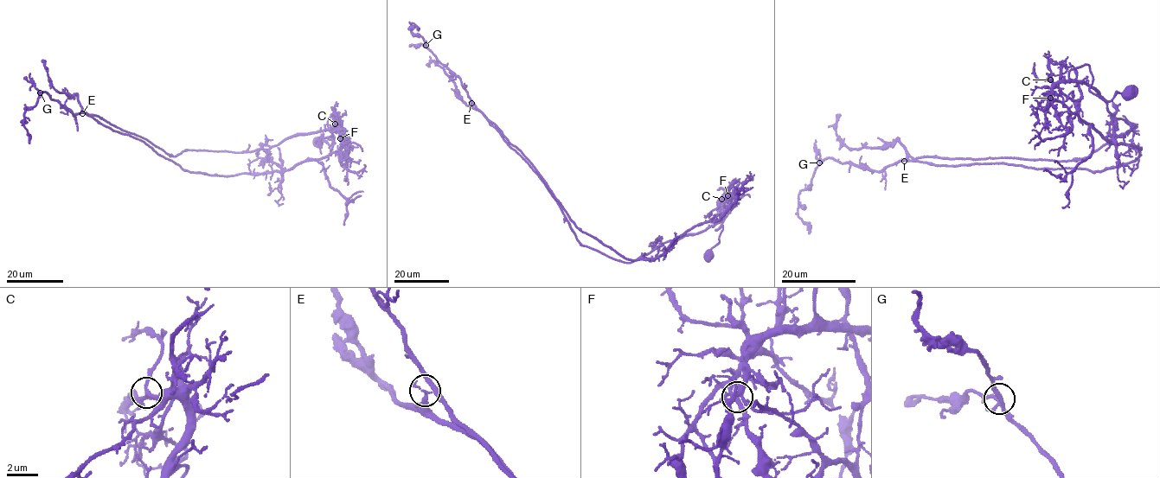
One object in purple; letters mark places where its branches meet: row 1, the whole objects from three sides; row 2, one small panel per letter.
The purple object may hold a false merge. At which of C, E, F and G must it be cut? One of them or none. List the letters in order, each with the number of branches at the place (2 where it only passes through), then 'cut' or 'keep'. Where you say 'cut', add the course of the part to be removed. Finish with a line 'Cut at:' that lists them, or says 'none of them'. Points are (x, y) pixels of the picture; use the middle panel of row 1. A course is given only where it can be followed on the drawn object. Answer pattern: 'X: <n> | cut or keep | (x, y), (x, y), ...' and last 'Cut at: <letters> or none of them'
C: 4 | keep
E: 4 | cut | (471, 103), (535, 168), (576, 226), (626, 258), (656, 259), (678, 237), (718, 220), (739, 200), (736, 188)
F: 4 | keep
G: 4 | keep
Cut at: E

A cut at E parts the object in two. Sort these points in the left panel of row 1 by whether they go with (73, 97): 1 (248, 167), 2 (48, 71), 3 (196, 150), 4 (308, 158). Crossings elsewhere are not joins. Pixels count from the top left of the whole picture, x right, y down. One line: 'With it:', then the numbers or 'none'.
With it: 2, 3

